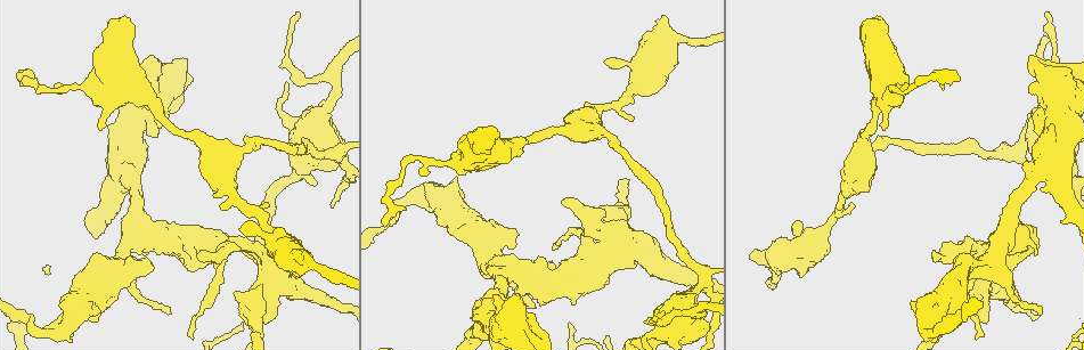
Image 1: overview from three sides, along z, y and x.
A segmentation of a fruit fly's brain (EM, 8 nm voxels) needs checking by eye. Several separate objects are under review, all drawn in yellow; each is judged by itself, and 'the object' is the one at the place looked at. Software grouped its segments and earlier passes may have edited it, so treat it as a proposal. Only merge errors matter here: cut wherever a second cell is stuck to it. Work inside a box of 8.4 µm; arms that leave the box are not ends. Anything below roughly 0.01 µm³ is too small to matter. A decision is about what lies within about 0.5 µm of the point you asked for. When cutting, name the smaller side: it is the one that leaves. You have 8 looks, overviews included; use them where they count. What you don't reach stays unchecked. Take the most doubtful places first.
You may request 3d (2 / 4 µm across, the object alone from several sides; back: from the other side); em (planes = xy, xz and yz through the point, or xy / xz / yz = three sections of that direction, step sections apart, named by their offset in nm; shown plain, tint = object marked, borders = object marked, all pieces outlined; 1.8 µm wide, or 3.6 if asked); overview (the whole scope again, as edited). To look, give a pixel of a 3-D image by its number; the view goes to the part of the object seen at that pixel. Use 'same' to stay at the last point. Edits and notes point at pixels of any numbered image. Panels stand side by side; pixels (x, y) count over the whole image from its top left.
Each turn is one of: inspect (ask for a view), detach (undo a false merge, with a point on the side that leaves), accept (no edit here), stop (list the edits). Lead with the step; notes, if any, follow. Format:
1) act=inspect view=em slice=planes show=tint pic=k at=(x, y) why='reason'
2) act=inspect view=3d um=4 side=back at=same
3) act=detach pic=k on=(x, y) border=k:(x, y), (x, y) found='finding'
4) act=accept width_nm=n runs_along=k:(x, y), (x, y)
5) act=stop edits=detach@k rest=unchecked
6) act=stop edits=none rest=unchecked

act=inspect view=3d um=2 pic=1 at=(702, 281) why='sudden change in width'

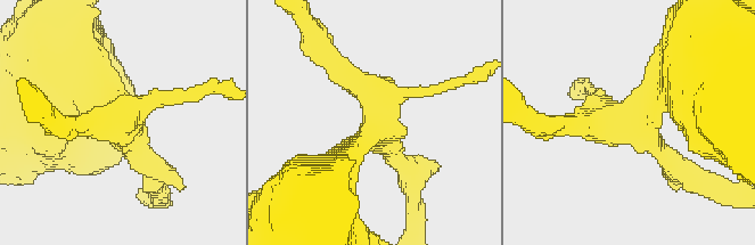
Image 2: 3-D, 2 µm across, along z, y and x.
act=inspect view=em slice=xy step=16 show=tint pic=2 at=(374, 123)

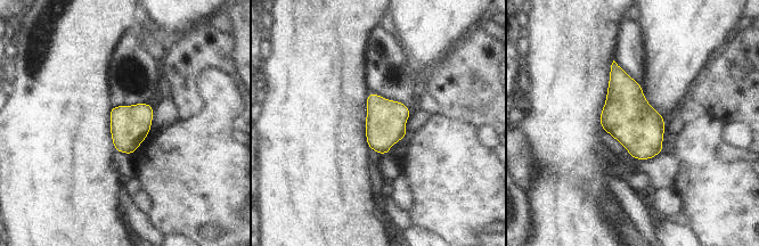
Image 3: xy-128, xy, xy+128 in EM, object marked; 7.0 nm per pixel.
act=inspect view=em slice=planes show=tint at=same why='another direction'

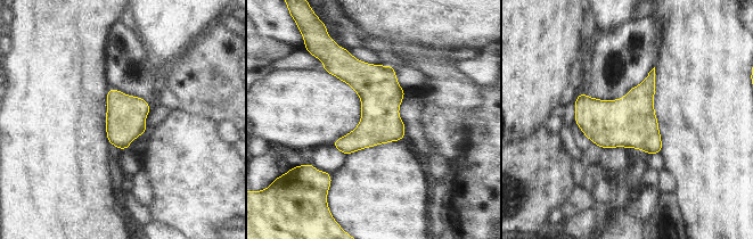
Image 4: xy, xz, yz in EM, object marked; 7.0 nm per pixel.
act=accept found='one cell here'

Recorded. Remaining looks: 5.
act=inspect view=3d um=4 pic=1 at=(216, 240)

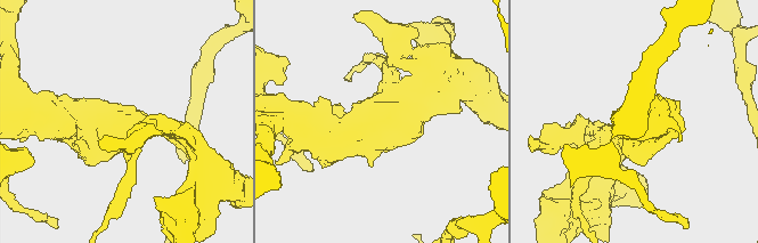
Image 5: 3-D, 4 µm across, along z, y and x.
act=inspect view=em um=3.6 slice=xy step=16 show=tint pic=5 at=(127, 124)

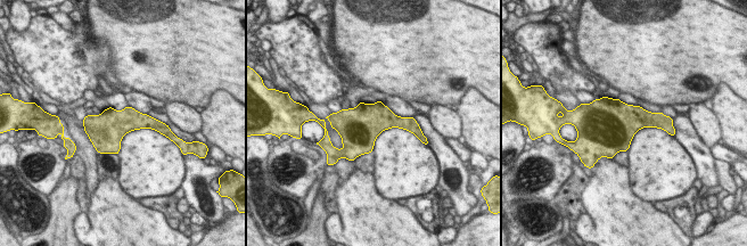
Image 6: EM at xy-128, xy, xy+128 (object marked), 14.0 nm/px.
act=inspect view=em um=3.6 slice=planes show=borders at=same

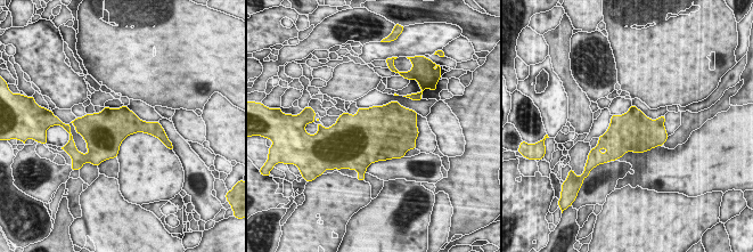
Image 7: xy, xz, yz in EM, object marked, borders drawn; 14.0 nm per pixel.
act=accept found='one cell here'

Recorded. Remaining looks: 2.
act=inspect view=3d um=4 pic=1 at=(1055, 172) why='sudden change in width'

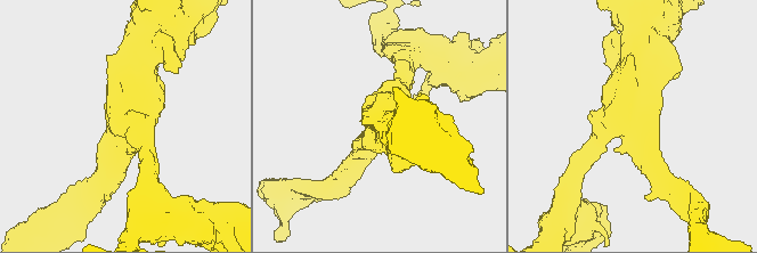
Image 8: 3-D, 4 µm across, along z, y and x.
act=inspect view=em um=3.6 slice=planes show=tint pic=8 at=(632, 126)

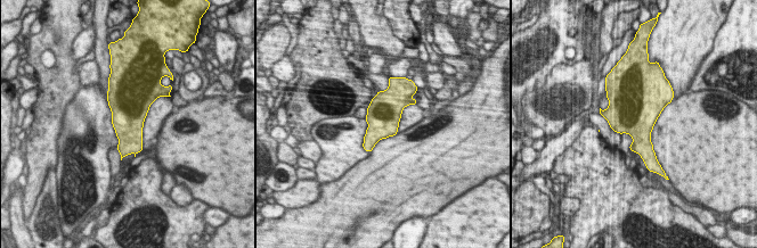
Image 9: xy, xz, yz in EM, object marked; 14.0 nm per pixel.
act=accept found='continuous, no second cell'

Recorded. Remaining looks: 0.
act=stop edits=none rest=unchecked

